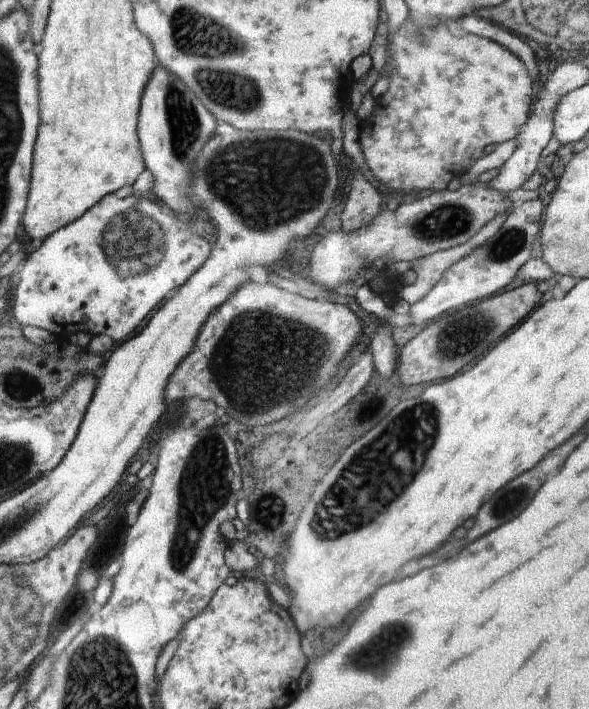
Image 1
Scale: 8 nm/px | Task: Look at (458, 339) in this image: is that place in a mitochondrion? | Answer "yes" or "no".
yes

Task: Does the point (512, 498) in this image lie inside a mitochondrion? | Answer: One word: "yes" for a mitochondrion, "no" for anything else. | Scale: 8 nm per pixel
yes

